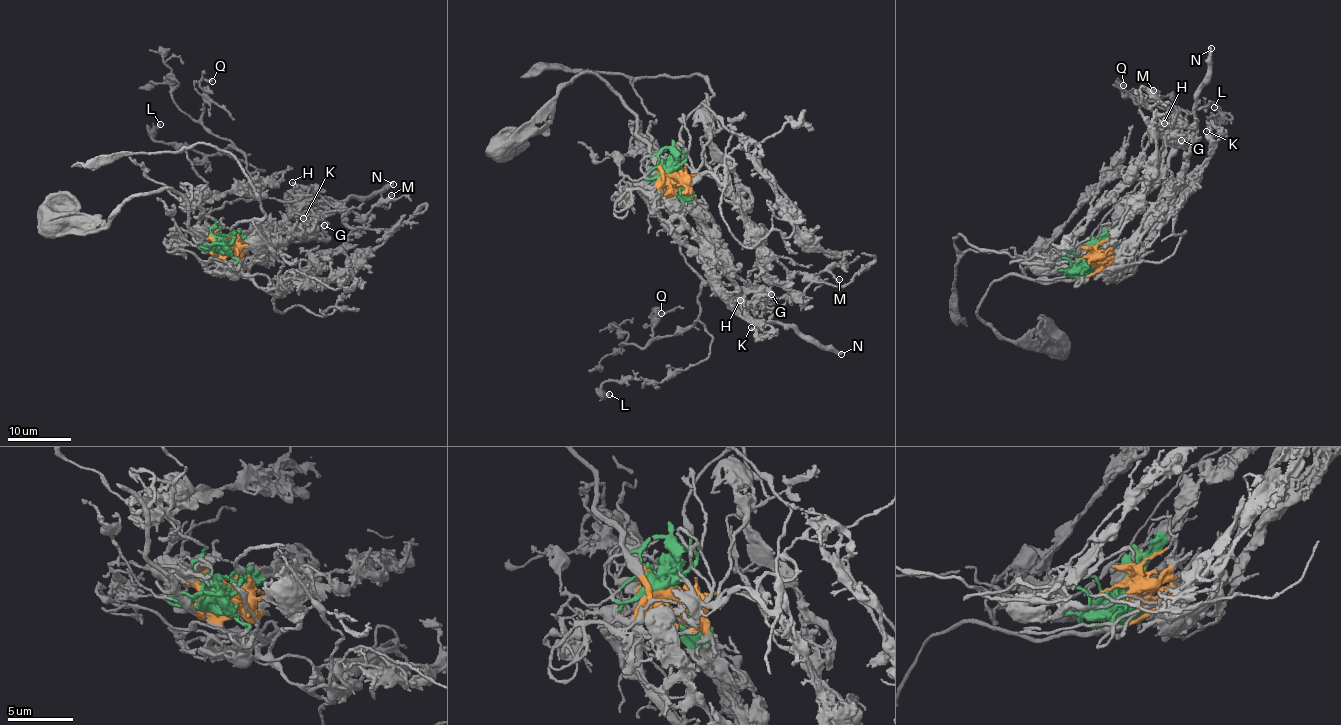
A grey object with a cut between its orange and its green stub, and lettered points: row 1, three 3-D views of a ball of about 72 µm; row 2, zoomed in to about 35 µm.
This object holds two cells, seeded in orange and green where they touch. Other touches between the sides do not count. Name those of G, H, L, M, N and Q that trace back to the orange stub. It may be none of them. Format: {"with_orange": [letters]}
{"with_orange": ["G", "H", "N"]}

